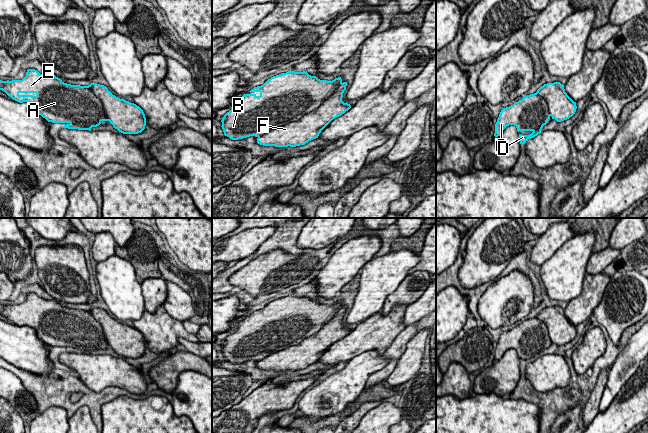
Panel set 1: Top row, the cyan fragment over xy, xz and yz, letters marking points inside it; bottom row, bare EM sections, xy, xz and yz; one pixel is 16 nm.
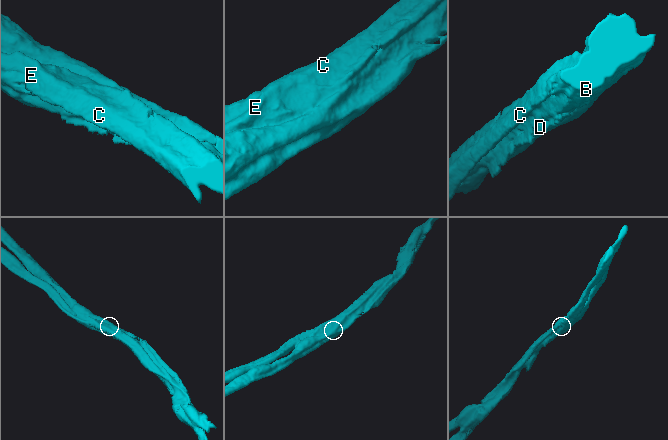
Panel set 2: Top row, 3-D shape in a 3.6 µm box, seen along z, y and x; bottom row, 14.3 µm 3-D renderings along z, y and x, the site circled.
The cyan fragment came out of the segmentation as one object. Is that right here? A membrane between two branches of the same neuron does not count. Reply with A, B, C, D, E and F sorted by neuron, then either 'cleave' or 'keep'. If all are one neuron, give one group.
A B C D E / F | cleave

